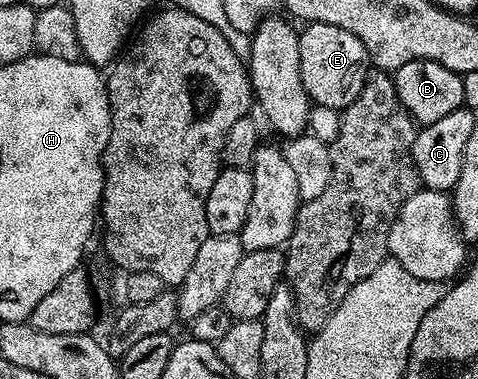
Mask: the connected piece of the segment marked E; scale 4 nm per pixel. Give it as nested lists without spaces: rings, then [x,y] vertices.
[[[306,23],[299,32],[299,74],[303,74],[303,90],[307,90],[313,104],[343,110],[359,98],[359,90],[371,75],[371,65],[363,42],[351,30]]]

